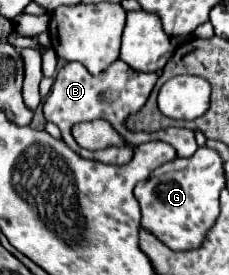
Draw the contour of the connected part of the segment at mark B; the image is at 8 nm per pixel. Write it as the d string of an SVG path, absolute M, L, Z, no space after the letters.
M117 60L113 62L105 72L101 72L99 76L91 76L87 72L87 68L79 62L67 62L57 78L55 78L55 84L43 104L43 110L45 110L45 118L47 122L53 122L59 126L61 134L63 134L63 140L65 144L75 150L79 156L83 158L89 158L89 160L99 160L103 164L127 164L127 160L131 160L133 156L133 150L129 146L111 146L111 148L105 148L105 150L99 150L99 152L91 152L91 150L85 150L81 146L77 146L77 142L73 140L71 136L71 126L77 124L77 122L91 122L91 120L97 120L97 118L109 118L111 124L115 126L115 130L133 146L141 144L141 142L149 142L149 140L163 140L167 144L171 144L175 150L177 150L177 156L181 158L187 158L187 156L193 156L195 150L199 148L197 142L195 142L195 134L187 128L165 128L165 130L159 130L159 132L133 132L133 130L127 130L125 126L125 120L133 114L137 114L153 86L157 82L157 74L147 74L147 72L137 72L133 68L129 68L125 62Z

